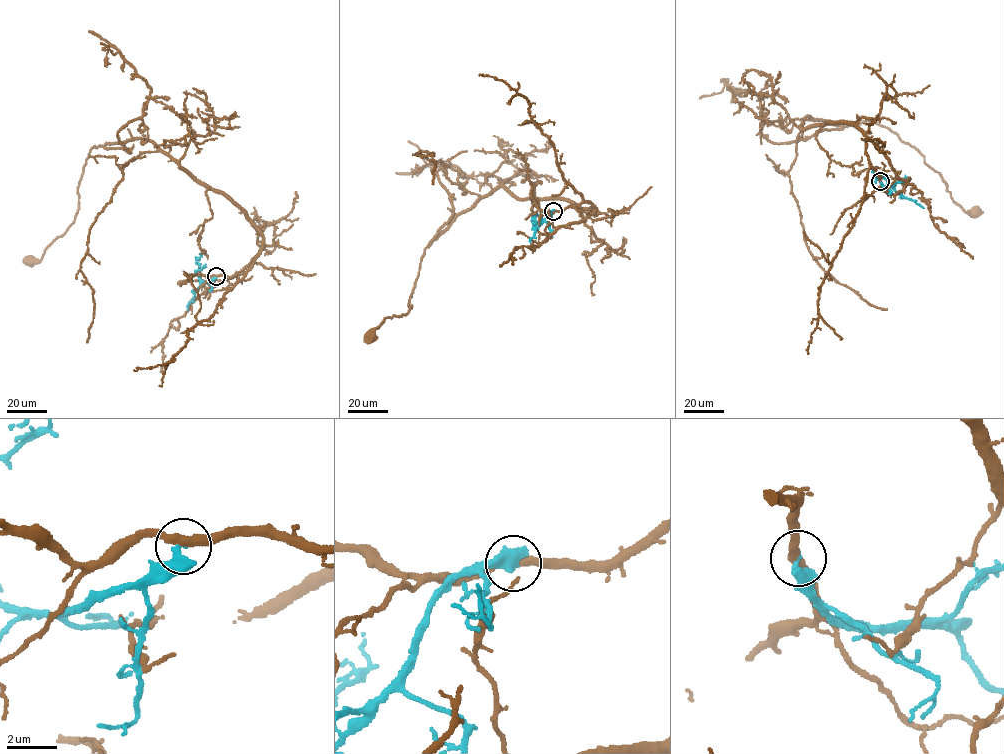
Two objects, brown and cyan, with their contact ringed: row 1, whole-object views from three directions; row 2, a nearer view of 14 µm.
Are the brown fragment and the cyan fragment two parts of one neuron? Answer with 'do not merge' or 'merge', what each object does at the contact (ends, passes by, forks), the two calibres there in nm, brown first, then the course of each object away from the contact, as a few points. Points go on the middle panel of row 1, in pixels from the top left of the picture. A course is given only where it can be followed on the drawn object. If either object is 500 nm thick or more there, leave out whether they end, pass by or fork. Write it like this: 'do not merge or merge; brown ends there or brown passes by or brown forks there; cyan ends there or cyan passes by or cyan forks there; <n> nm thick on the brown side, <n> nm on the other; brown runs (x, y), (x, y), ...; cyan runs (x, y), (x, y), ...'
do not merge; brown passes by; cyan ends there; 360 nm thick on the brown side, 280 nm on the other; brown runs (553, 211), (587, 202), (595, 208), (494, 189), (432, 240), (409, 311), (385, 318), (370, 336); cyan runs (553, 211), (538, 226), (533, 225), (537, 222), (532, 219), (534, 214)

